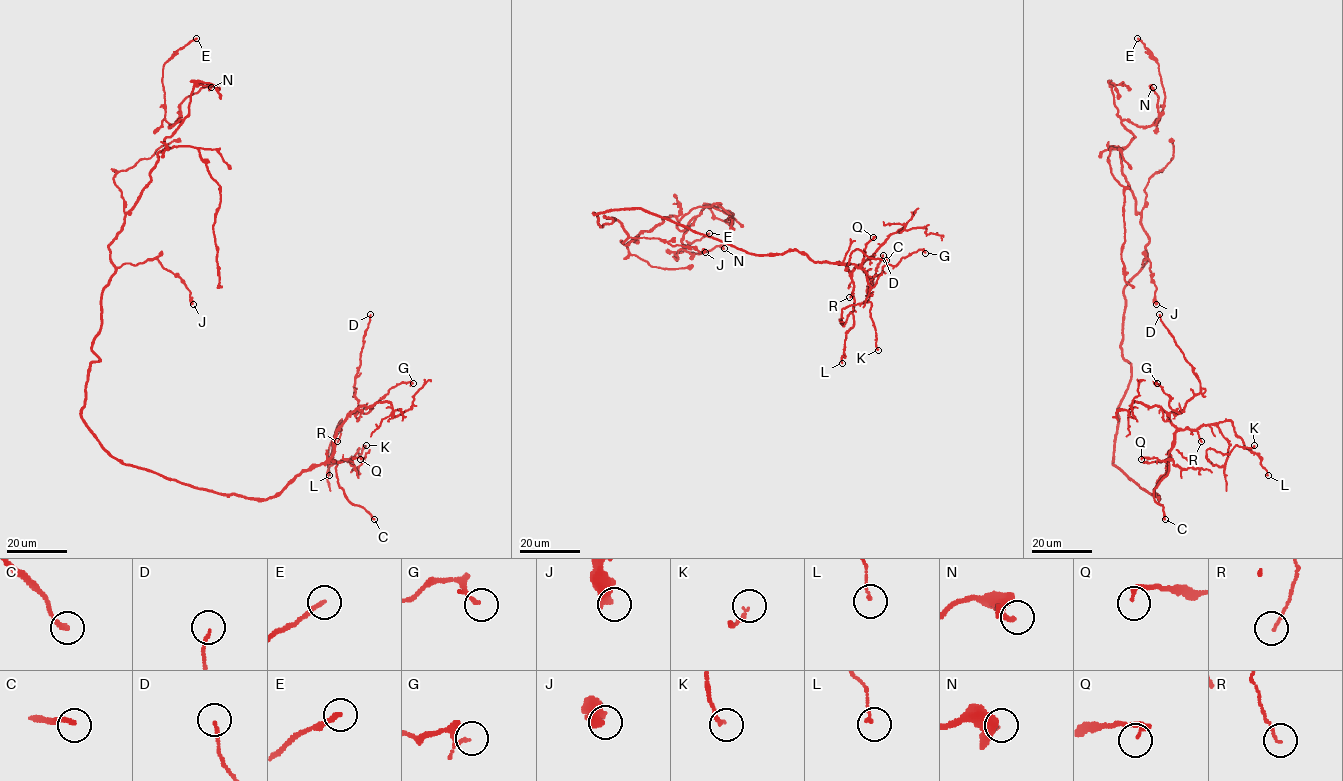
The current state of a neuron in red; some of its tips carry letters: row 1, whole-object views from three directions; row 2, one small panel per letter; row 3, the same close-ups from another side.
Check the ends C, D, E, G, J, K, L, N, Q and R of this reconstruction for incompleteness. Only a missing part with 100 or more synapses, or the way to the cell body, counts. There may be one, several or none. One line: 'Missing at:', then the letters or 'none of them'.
Missing at: C

